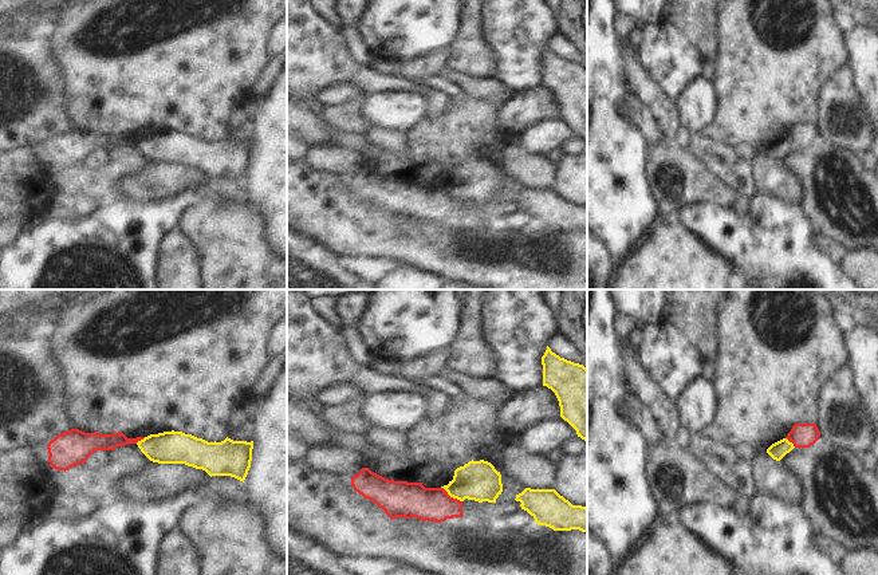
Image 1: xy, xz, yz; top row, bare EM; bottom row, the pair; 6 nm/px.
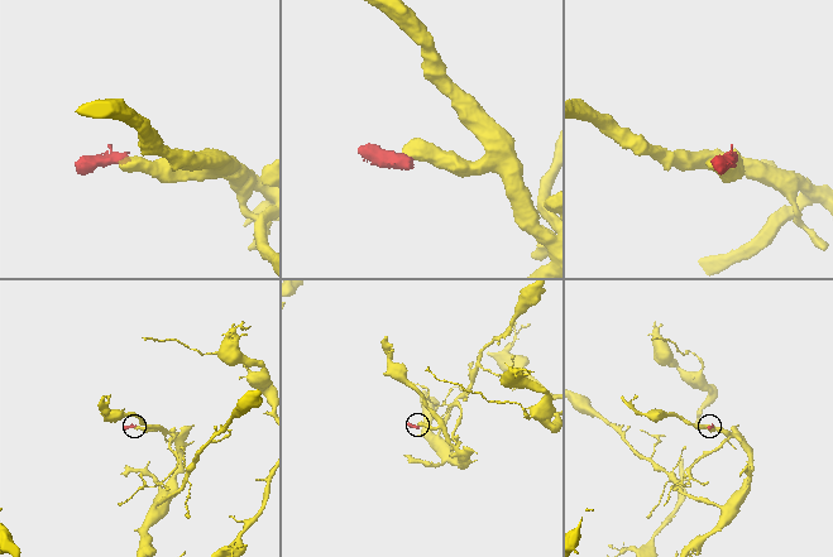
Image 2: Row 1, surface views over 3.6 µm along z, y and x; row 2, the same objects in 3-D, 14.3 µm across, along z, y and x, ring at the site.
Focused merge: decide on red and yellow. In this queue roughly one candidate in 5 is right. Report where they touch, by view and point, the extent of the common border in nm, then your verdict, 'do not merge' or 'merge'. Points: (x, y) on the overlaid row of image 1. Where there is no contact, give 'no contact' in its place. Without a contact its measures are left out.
xz (452, 497) | 160 nm | do not merge

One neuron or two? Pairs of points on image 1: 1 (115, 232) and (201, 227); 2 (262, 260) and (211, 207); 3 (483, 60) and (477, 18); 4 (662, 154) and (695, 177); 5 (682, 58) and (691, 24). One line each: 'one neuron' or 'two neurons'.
1: two neurons
2: one neuron
3: one neuron
4: one neuron
5: two neurons

